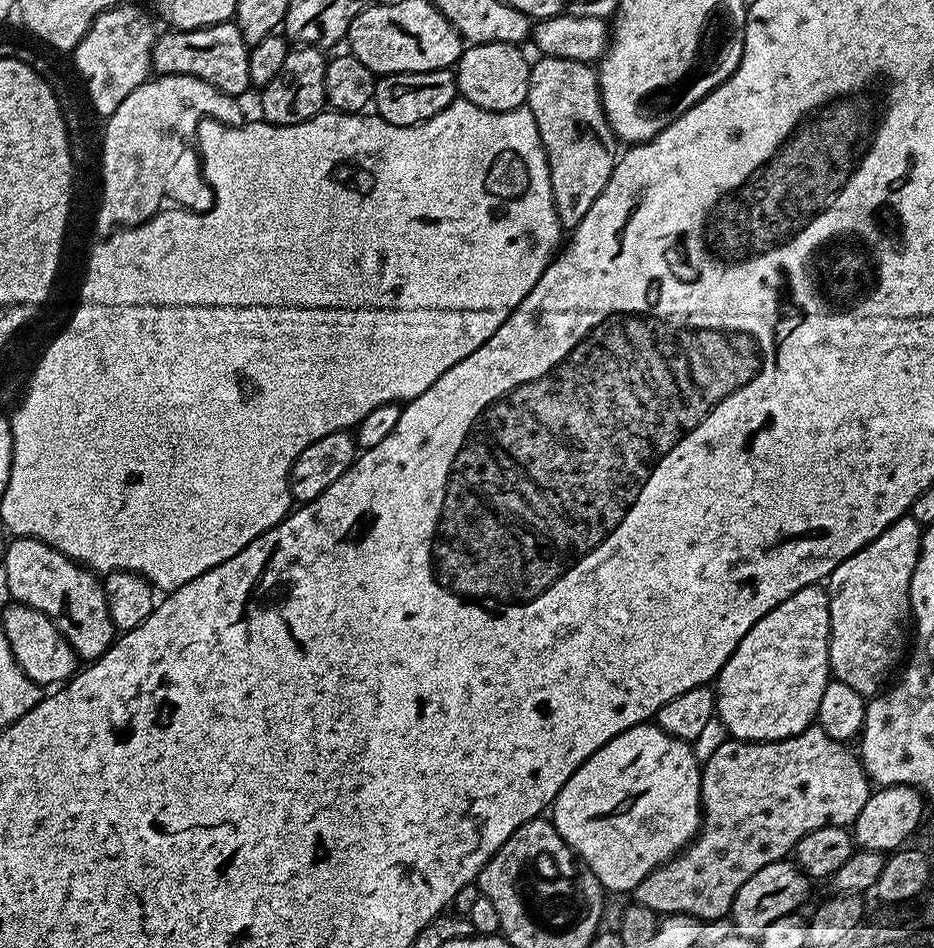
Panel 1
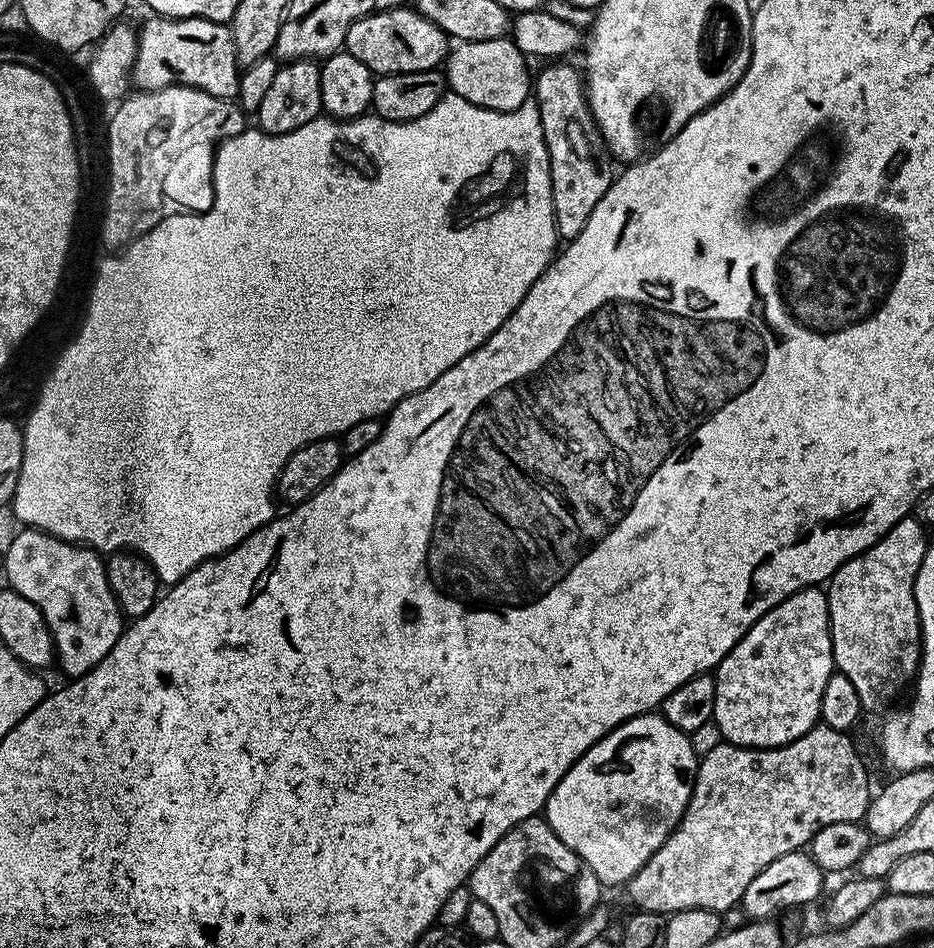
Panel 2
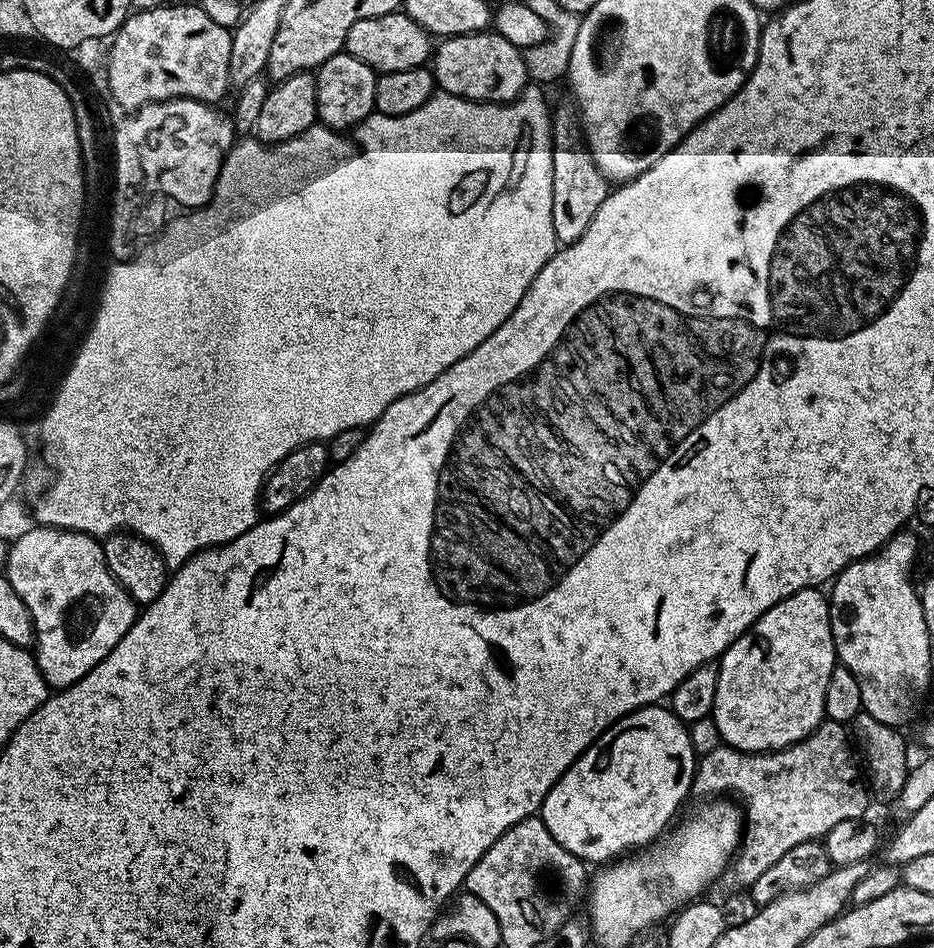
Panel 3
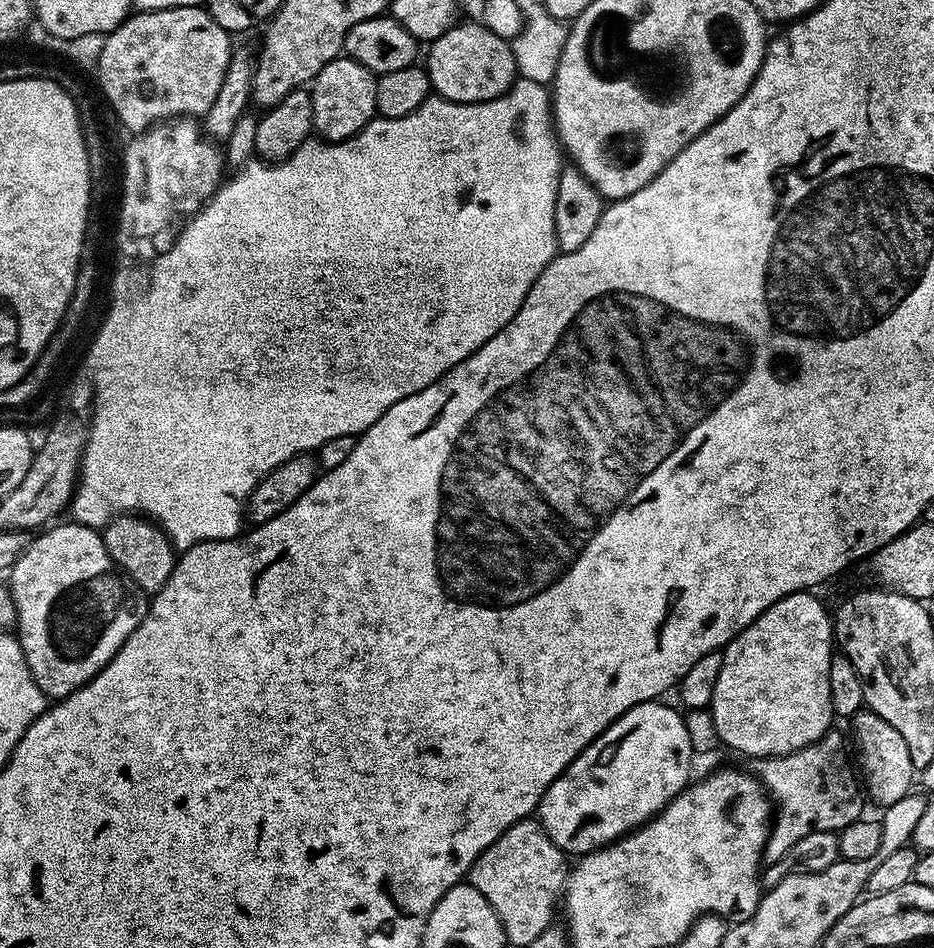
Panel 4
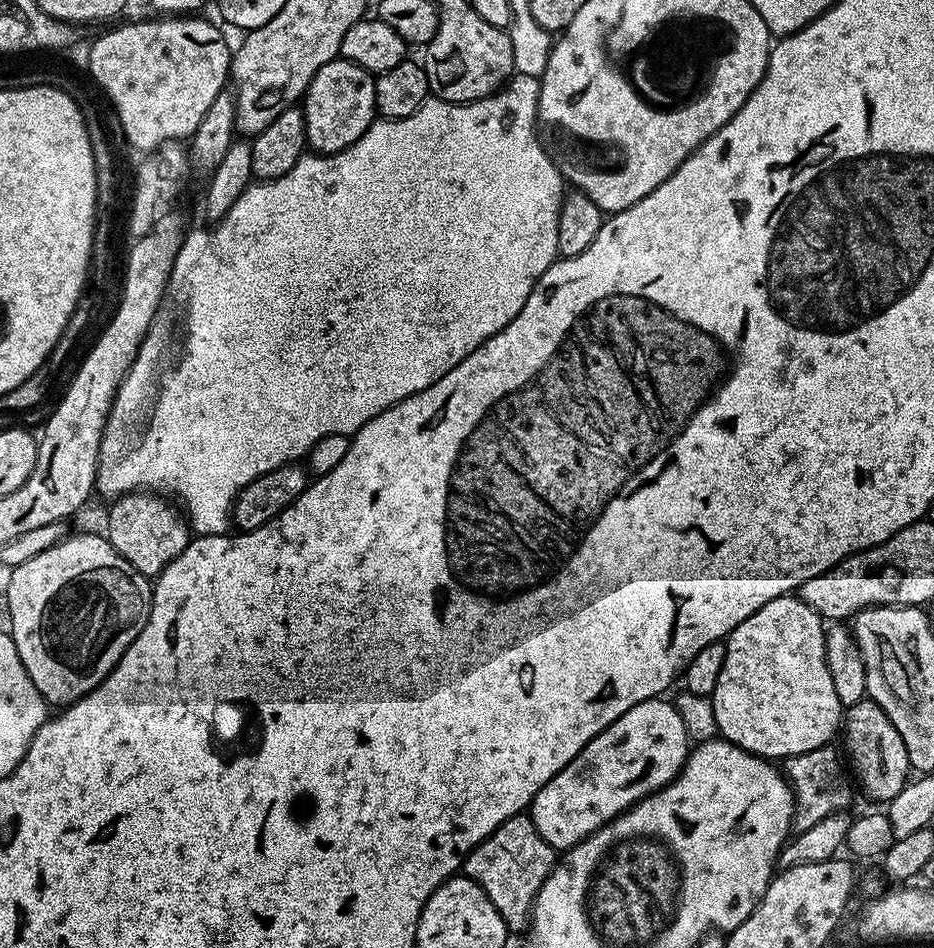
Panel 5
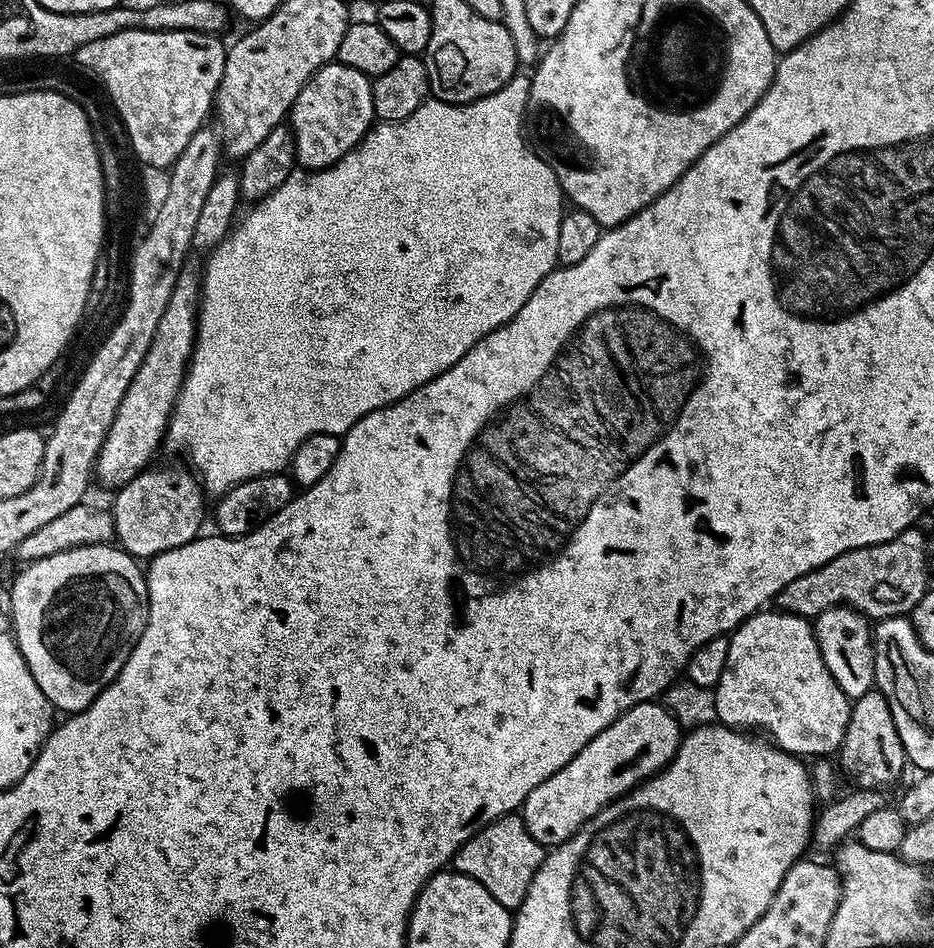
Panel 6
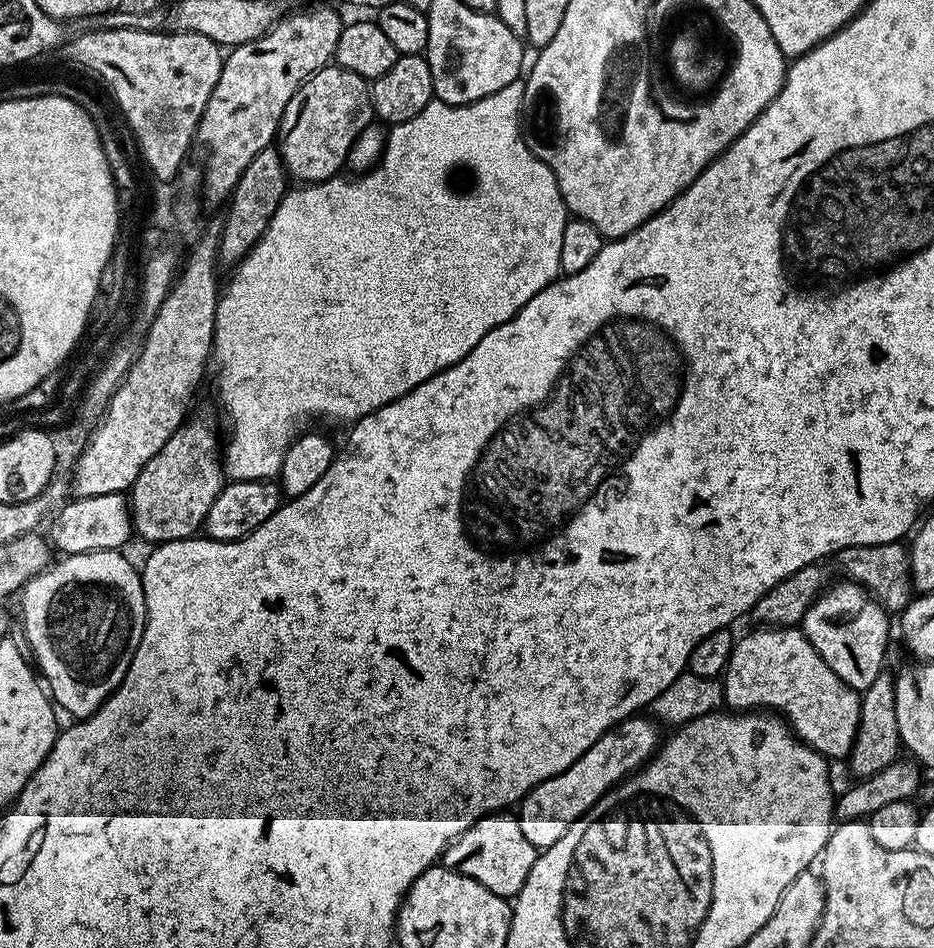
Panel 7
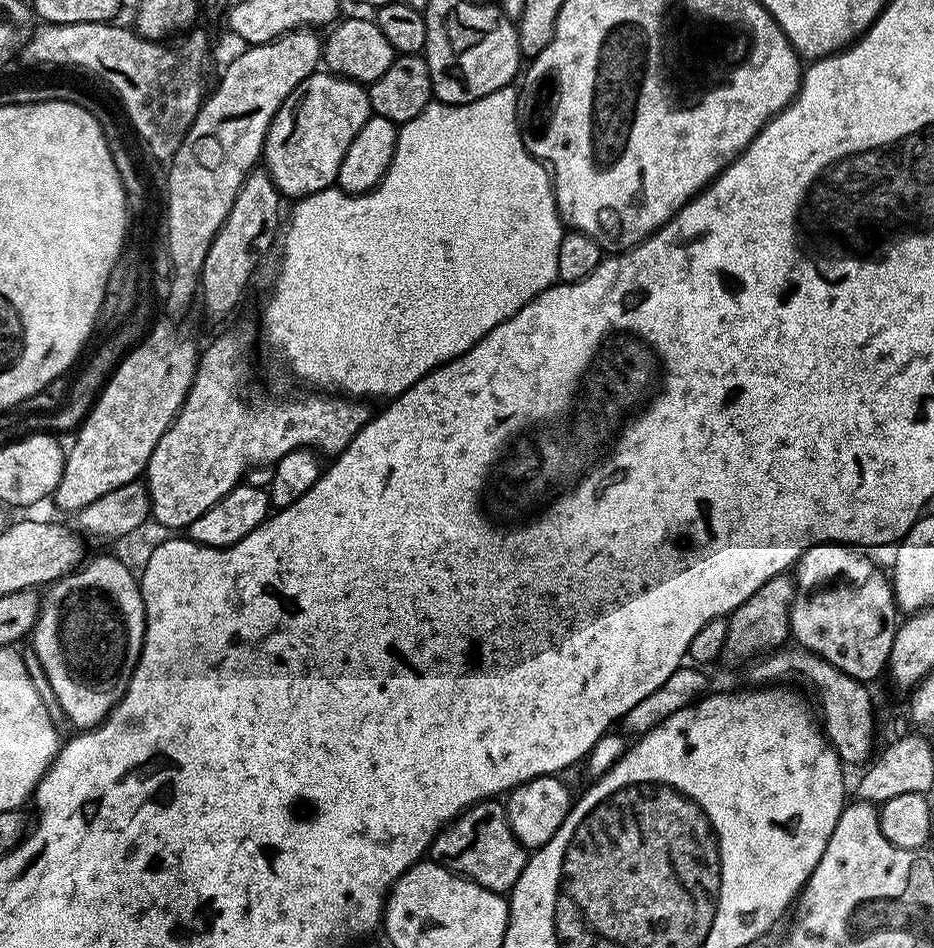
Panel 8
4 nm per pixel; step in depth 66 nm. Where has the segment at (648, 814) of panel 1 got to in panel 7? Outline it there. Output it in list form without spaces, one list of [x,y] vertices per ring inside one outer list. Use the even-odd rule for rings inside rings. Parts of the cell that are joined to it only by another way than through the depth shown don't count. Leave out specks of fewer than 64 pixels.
[[[633,714],[621,720],[616,727],[600,735],[598,742],[594,742],[594,746],[590,746],[590,750],[579,756],[565,772],[542,782],[520,801],[518,819],[522,834],[530,838],[536,849],[554,846],[554,842],[570,830],[579,816],[586,815],[595,806],[598,798],[605,796],[624,777],[643,768],[652,759],[662,736],[656,733],[657,725],[651,719],[643,720],[642,717]]]

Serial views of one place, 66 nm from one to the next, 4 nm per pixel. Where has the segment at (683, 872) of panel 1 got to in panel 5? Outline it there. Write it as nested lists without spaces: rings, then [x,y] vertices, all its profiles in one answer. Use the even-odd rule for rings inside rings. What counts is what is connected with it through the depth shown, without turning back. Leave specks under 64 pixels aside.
[[[823,744],[818,750],[789,756],[783,761],[782,771],[788,777],[792,792],[796,796],[794,828],[797,833],[810,830],[814,822],[822,822],[822,818],[830,818],[830,814],[843,812],[849,807],[847,804],[852,800],[854,784],[850,779],[850,772],[845,761],[840,761],[840,756],[834,749],[832,744]]]

